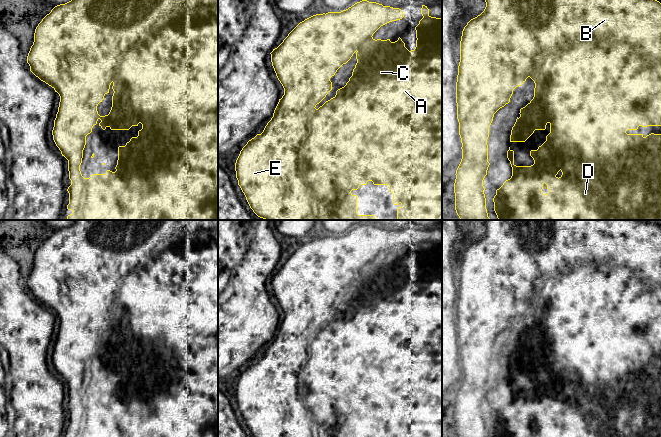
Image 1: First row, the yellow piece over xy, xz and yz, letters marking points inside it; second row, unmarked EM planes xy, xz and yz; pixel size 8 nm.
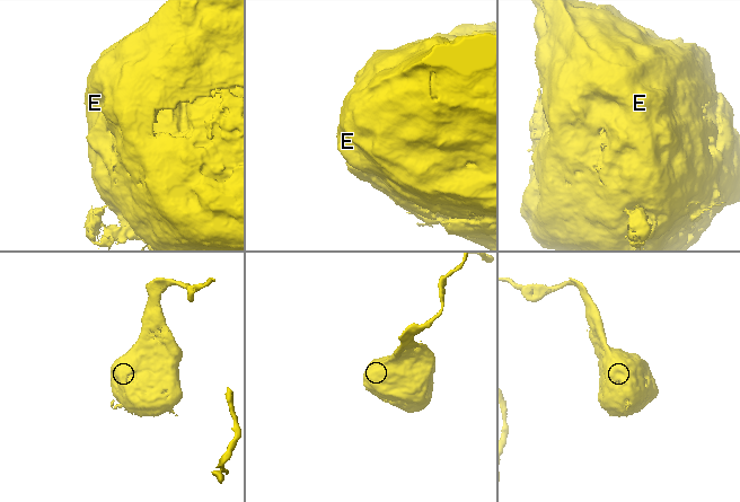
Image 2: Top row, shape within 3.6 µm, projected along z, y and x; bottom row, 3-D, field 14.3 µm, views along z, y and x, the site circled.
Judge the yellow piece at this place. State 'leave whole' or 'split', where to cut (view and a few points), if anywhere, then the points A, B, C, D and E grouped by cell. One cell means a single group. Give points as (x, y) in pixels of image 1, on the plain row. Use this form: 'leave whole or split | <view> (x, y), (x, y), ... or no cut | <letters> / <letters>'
leave whole | no cut | A B C D E

